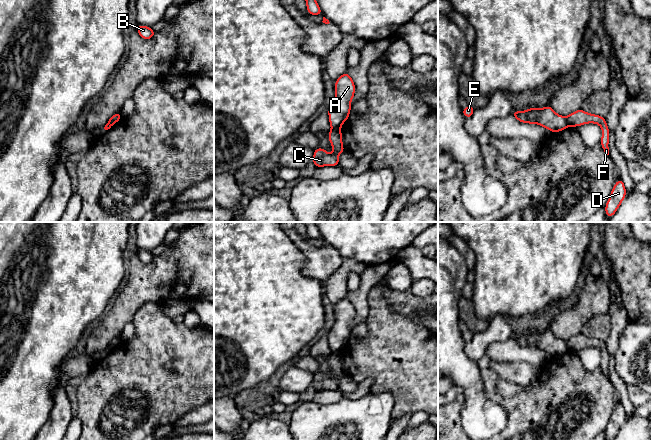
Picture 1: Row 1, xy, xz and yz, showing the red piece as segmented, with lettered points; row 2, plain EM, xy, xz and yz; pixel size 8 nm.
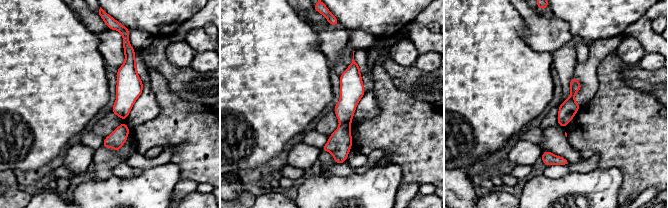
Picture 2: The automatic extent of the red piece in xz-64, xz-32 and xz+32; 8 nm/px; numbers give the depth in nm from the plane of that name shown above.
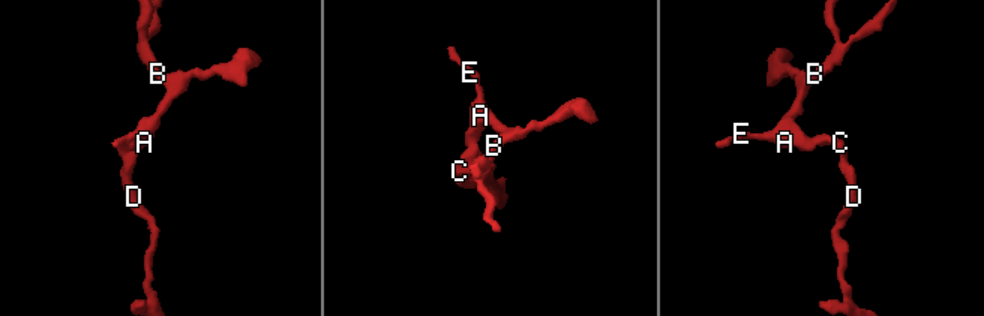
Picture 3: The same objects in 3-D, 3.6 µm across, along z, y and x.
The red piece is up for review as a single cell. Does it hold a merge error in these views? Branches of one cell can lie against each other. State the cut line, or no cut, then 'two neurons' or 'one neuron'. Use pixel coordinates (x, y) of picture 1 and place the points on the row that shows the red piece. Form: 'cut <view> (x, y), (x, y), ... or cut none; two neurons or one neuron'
cut xz (339, 125), (332, 128); two neurons

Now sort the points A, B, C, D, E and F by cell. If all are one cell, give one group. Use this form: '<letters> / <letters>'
A B E / C D F

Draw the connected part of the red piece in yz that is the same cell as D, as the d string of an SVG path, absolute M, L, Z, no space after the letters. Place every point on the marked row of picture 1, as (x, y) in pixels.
M618 179L605 206L606 217L610 218L615 214L625 196L625 185L621 179Z

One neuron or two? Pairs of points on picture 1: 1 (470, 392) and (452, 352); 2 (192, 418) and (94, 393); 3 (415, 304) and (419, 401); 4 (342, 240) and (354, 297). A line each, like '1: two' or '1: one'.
1: one
2: two
3: two
4: two

